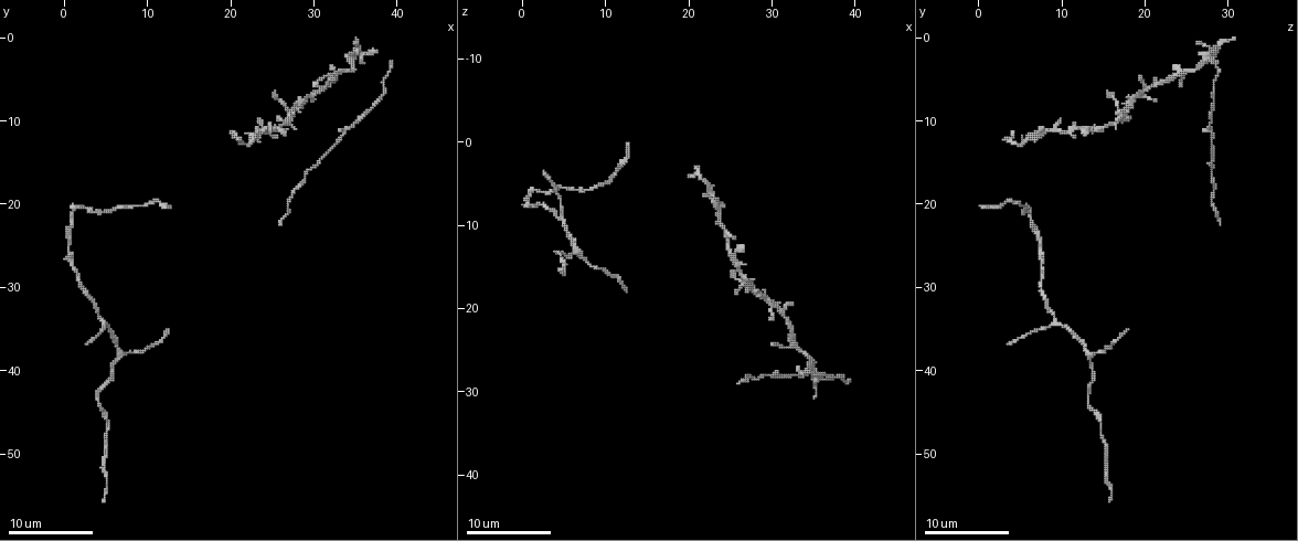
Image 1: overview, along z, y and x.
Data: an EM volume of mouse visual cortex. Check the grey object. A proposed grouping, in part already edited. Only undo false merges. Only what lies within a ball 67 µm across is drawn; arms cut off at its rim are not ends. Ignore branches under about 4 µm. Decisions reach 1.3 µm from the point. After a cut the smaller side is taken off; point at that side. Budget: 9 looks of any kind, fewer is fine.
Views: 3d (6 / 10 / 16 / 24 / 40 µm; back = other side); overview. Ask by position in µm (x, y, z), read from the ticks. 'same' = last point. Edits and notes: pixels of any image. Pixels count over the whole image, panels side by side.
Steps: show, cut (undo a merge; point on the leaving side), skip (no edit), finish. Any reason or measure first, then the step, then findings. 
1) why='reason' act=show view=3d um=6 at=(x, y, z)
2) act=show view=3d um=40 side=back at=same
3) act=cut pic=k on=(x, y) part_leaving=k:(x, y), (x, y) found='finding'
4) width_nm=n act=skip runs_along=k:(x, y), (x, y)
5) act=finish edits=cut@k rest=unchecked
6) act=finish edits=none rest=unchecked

act=show view=3d um=10 at=(27.2, 8.8, 17.4)

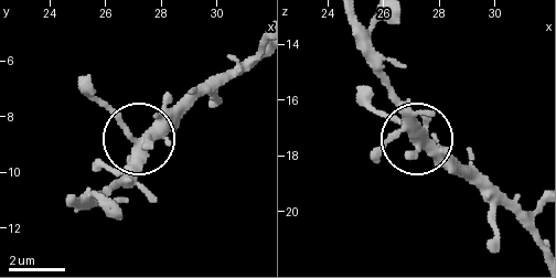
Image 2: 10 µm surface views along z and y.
act=skip found='continuous, no second cell'

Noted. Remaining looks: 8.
why='three-way junction' act=show view=3d um=16 at=(30.6, 6.6, 19.6)

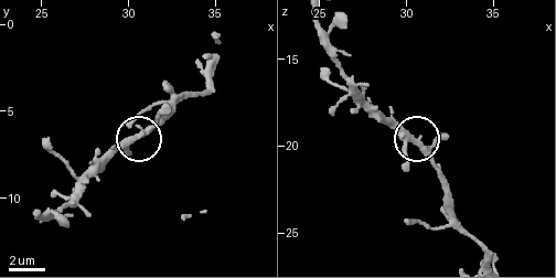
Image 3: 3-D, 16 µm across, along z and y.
act=show view=3d um=16 side=back at=(30.4, 6.5, 19.7)

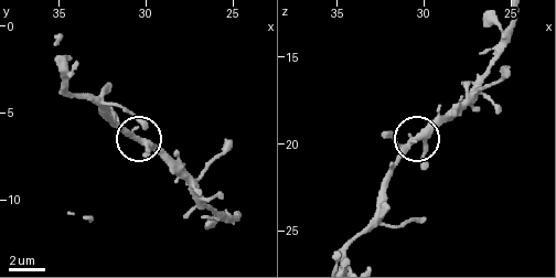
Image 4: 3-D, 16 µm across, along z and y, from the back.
arms=3 act=skip found='all the same cell'

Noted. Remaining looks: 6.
why='three arms meet' act=show view=3d um=16 at=(4.8, 34.2, 9.0)

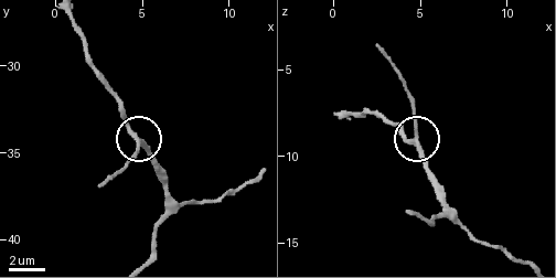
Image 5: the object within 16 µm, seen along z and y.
side_arm_um=7 act=skip found='all the same cell'

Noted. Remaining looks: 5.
why='three arms meet' act=show view=3d um=10 at=(6.8, 38.4, 13.4)

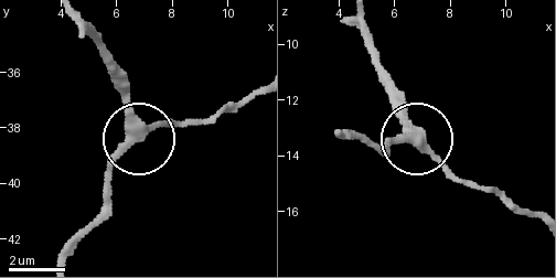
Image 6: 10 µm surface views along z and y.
side_arm_um=8 act=skip runs_along=6:(77, 18), (135, 131), (189, 125) found='all the same cell'

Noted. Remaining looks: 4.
act=finish edits=none rest=unchecked

